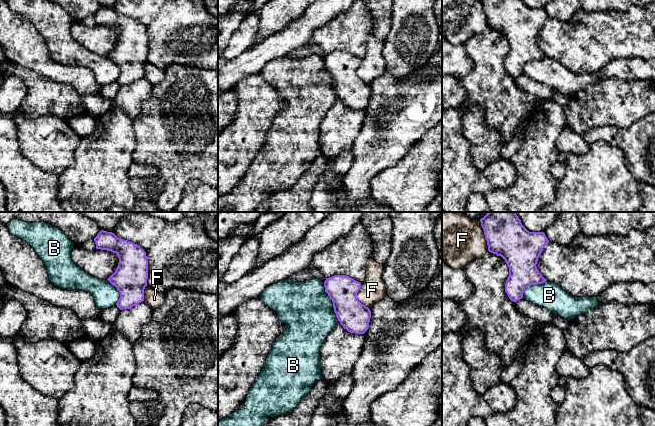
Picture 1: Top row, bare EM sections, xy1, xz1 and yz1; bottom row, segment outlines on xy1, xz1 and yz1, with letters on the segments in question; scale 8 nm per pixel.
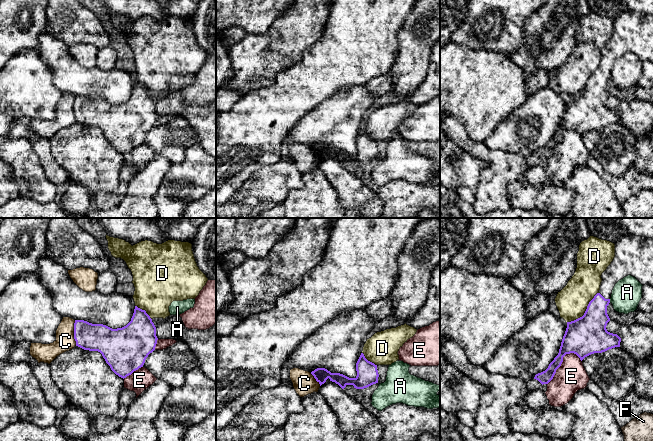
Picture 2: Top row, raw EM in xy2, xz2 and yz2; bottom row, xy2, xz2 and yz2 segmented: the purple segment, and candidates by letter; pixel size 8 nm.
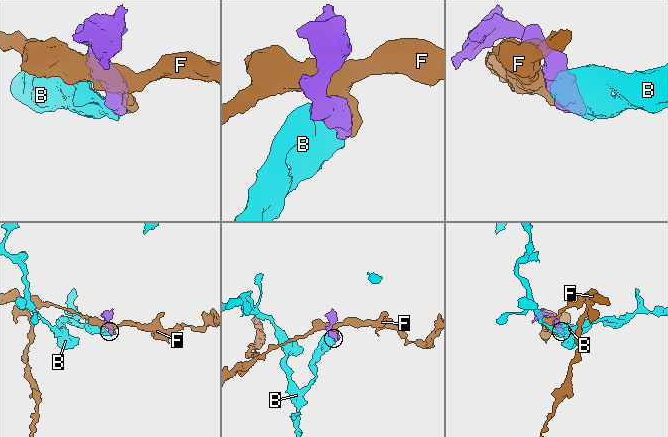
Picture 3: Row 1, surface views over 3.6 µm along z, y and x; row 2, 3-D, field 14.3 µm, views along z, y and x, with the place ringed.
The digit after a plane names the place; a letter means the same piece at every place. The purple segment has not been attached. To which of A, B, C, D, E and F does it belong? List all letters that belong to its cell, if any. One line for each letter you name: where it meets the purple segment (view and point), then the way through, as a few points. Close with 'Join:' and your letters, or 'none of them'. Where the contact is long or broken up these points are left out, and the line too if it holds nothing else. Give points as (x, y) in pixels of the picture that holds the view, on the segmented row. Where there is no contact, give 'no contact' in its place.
Join: none of them

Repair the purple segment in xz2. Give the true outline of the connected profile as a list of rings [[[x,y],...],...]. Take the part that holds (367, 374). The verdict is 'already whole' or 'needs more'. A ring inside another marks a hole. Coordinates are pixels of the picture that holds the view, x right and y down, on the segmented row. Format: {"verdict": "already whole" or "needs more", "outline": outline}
{"verdict": "already whole", "outline": [[[361,353],[356,363],[356,371],[357,376],[355,378],[349,378],[340,373],[331,373],[325,368],[317,368],[312,371],[311,374],[320,386],[329,378],[330,381],[335,382],[342,389],[344,389],[347,385],[353,385],[356,389],[364,389],[378,383],[379,374],[377,365],[368,361],[363,353]]]}

